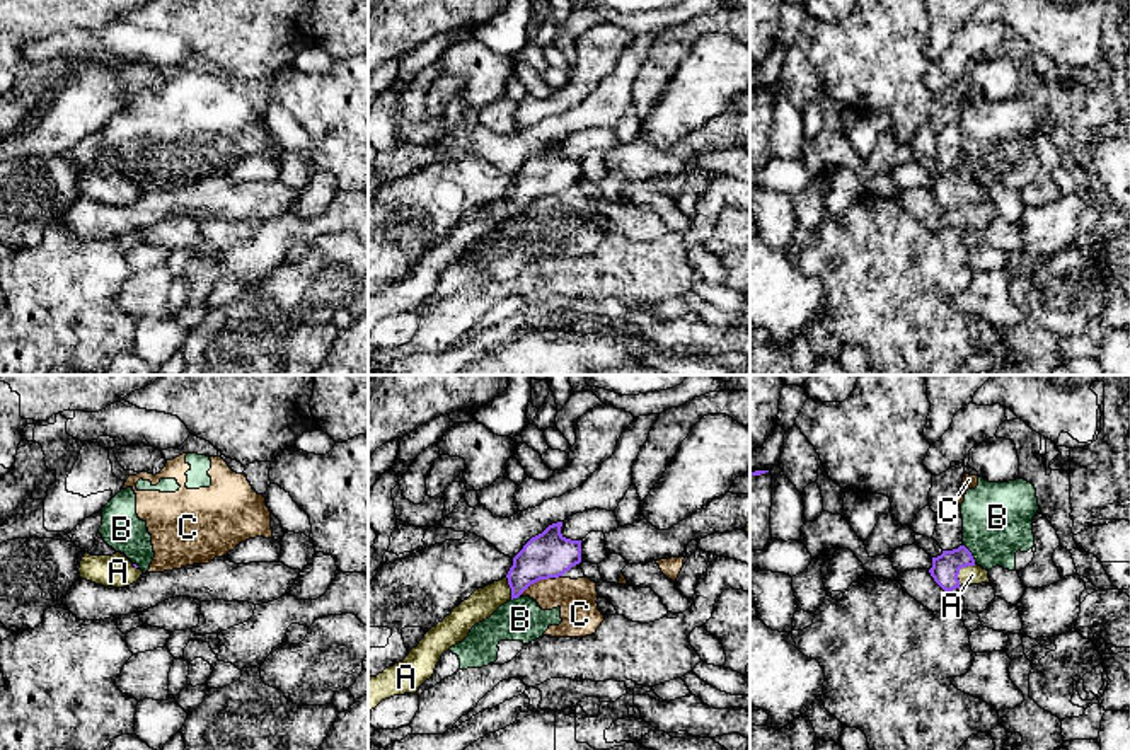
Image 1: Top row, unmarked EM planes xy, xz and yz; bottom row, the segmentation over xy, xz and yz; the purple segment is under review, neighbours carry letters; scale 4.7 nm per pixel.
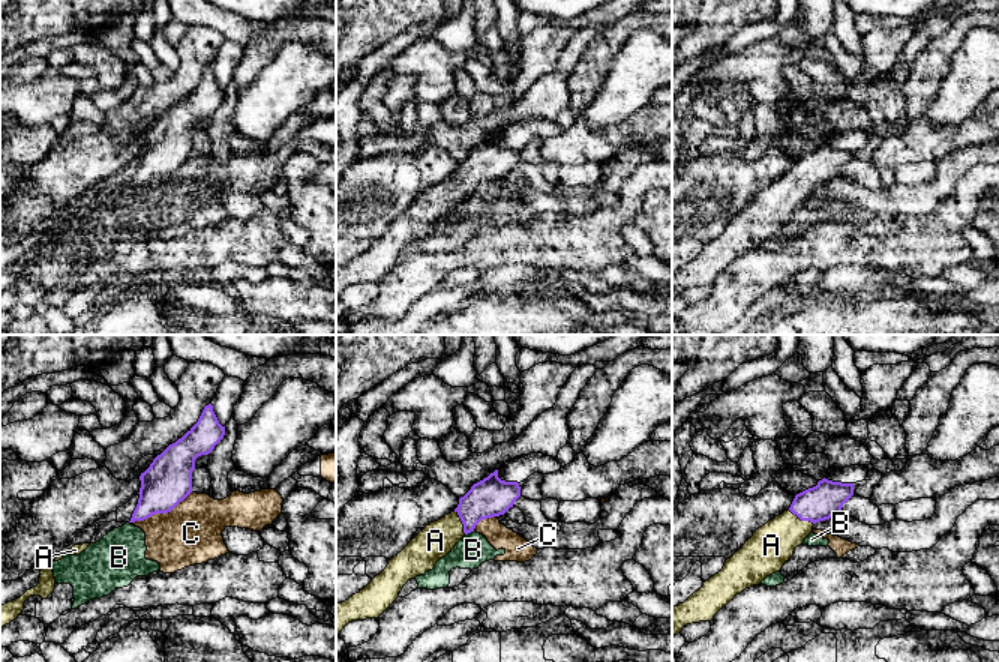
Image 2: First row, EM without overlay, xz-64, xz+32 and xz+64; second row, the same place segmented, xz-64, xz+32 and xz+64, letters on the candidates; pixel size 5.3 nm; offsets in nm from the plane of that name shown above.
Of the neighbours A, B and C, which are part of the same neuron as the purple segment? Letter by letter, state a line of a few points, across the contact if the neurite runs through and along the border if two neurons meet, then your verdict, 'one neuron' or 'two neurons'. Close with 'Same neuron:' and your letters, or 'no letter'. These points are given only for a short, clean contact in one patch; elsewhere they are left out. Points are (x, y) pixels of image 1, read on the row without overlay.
A: line yz (945, 188), (960, 186), (972, 193); one neuron
B: line yz (963, 162), (975, 179); two neurons
C: line xz (551, 195), (530, 201), (518, 213); two neurons
Same neuron: A

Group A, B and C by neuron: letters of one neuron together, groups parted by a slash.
A / B C

